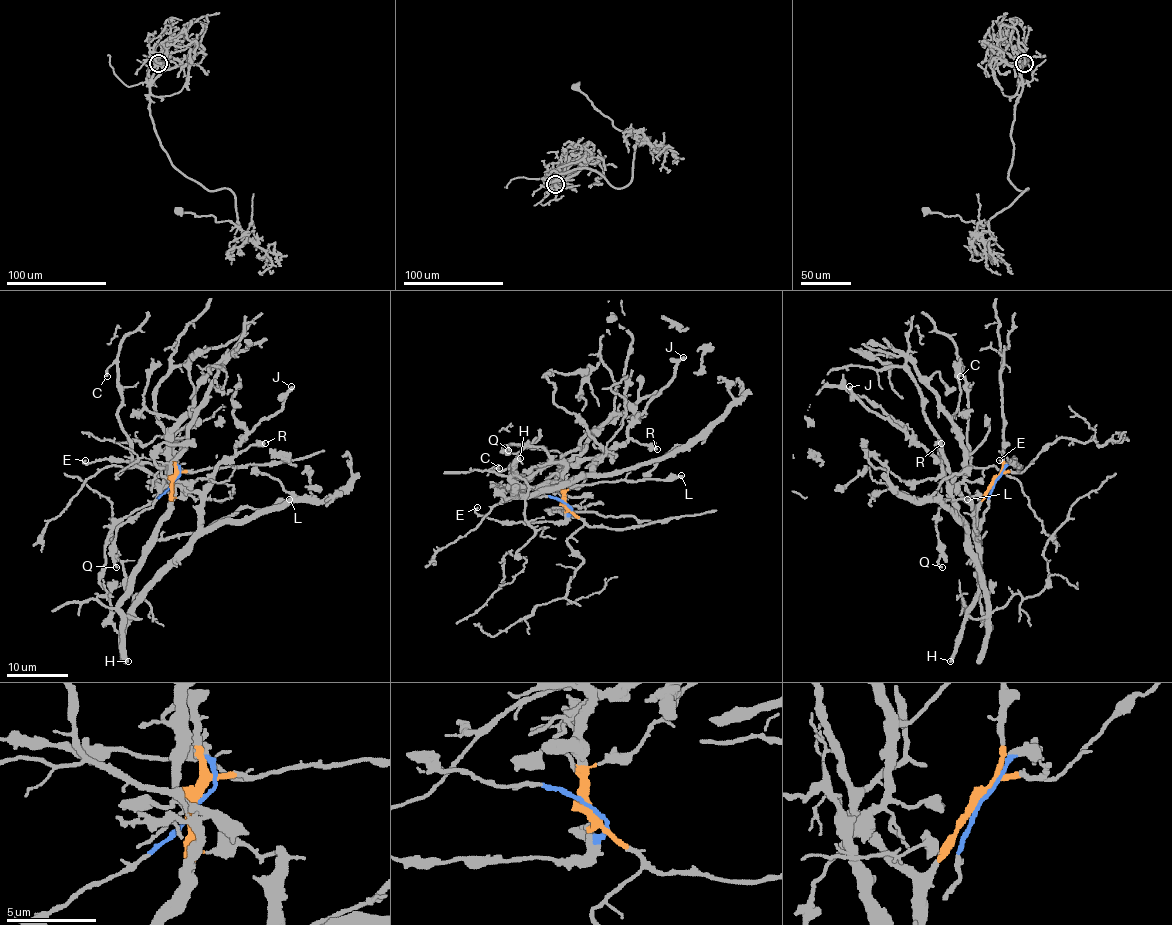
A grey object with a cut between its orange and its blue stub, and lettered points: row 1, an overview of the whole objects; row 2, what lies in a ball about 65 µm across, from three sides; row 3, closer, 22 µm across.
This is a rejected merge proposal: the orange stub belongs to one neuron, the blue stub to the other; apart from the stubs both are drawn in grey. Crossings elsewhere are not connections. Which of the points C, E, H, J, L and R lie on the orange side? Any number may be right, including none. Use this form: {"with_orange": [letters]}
{"with_orange": ["C", "H", "L"]}

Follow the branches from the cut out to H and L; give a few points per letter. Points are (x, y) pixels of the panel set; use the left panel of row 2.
H: (172, 482), (168, 514), (134, 579), (132, 592), (120, 605), (121, 652), (127, 661)
L: (172, 482), (171, 507), (155, 534), (157, 539), (194, 534), (232, 516), (240, 508), (271, 508), (290, 499)

